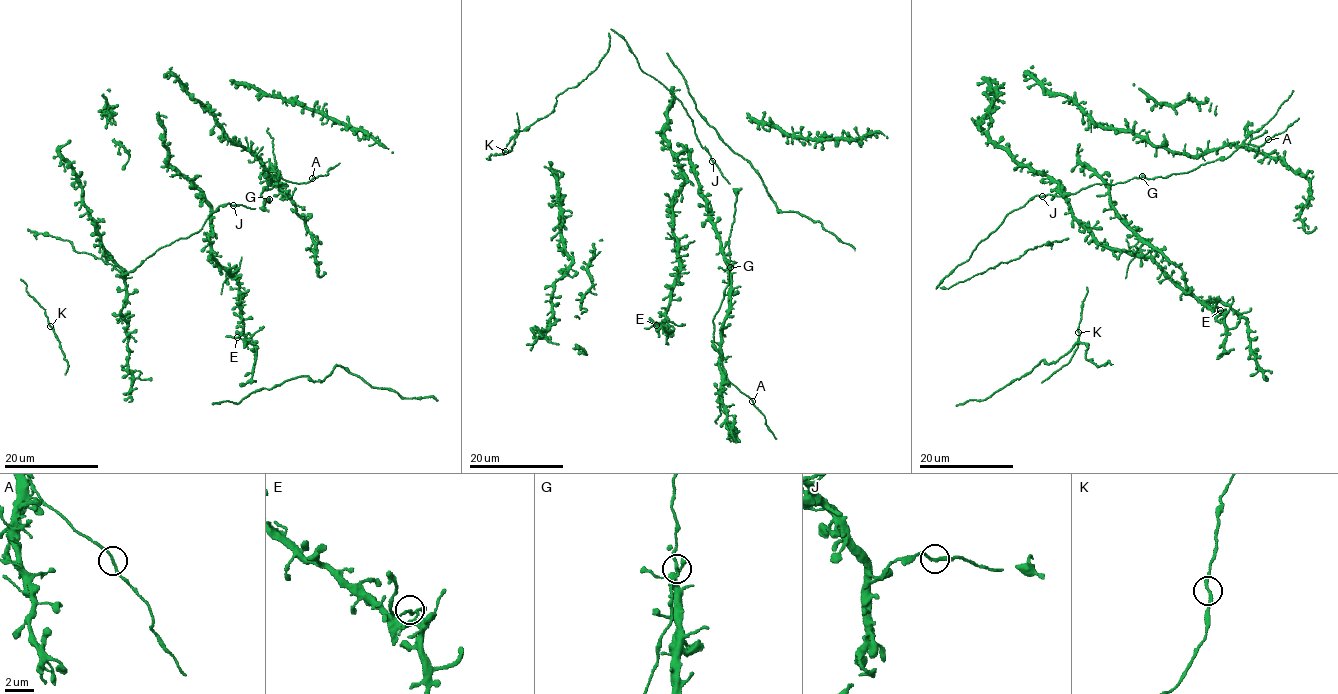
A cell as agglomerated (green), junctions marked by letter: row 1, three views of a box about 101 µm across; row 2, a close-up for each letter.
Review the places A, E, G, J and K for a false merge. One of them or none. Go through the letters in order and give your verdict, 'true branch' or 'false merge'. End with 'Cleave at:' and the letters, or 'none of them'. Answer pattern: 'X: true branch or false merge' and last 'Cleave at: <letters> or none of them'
A: true branch
E: true branch
G: true branch
J: true branch
K: true branch
Cleave at: none of them

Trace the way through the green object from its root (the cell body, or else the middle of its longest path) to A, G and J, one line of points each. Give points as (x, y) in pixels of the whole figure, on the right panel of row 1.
A: (1055, 196), (1095, 184), (1187, 173), (1225, 159), (1245, 143), (1261, 146), (1267, 139)
G: (1055, 196), (1071, 194), (1095, 184), (1125, 182), (1141, 176)
J: (1055, 196), (1042, 196)

